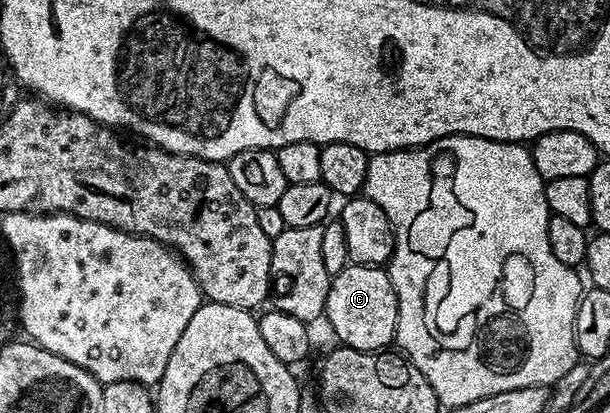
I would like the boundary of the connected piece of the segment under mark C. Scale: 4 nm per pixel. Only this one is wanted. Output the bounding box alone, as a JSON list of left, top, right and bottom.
[324,265,397,352]

